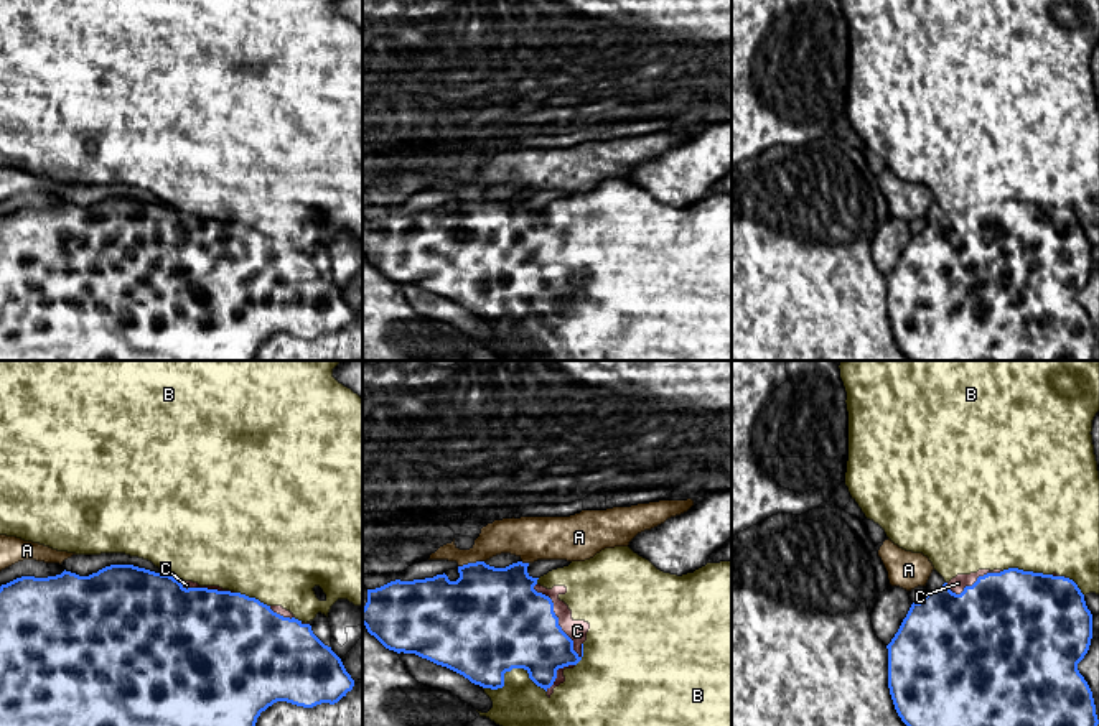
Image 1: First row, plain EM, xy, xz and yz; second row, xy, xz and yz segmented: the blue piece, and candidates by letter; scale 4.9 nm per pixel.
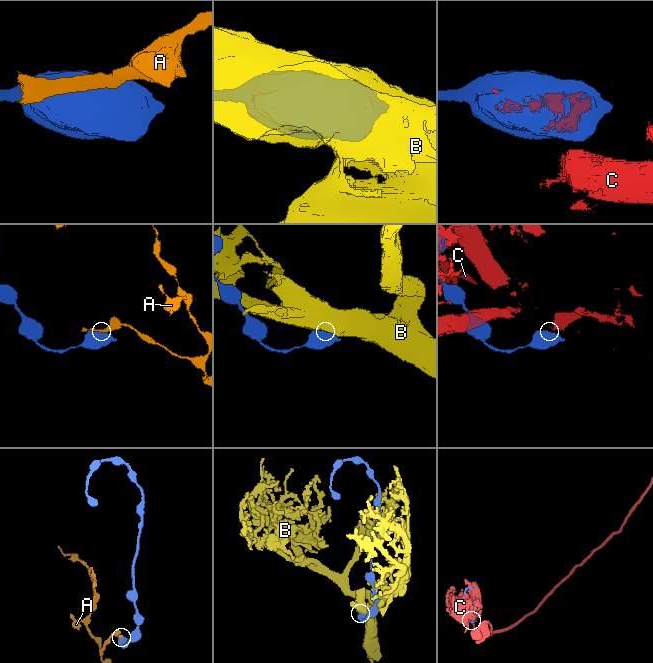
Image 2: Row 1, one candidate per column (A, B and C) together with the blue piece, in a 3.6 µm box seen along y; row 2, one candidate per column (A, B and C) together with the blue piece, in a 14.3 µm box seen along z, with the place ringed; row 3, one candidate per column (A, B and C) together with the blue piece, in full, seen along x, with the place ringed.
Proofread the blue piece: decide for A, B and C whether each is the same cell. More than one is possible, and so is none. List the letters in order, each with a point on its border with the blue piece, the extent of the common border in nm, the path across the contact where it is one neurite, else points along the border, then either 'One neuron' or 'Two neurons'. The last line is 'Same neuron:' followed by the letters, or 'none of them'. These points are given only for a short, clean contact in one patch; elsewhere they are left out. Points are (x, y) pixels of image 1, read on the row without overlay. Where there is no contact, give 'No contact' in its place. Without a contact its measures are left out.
A: Touches blue at xz (470, 195). Shared border 130 nm. Boundary: xz (483, 191), (458, 198). Two neurons
B: Touches blue at xz (511, 300). Shared border 320 nm. One neuron
C: Touches blue at xz (557, 249). Shared border 420 nm. One neuron
Same neuron: B, C

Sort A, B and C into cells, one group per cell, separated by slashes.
A / B C

